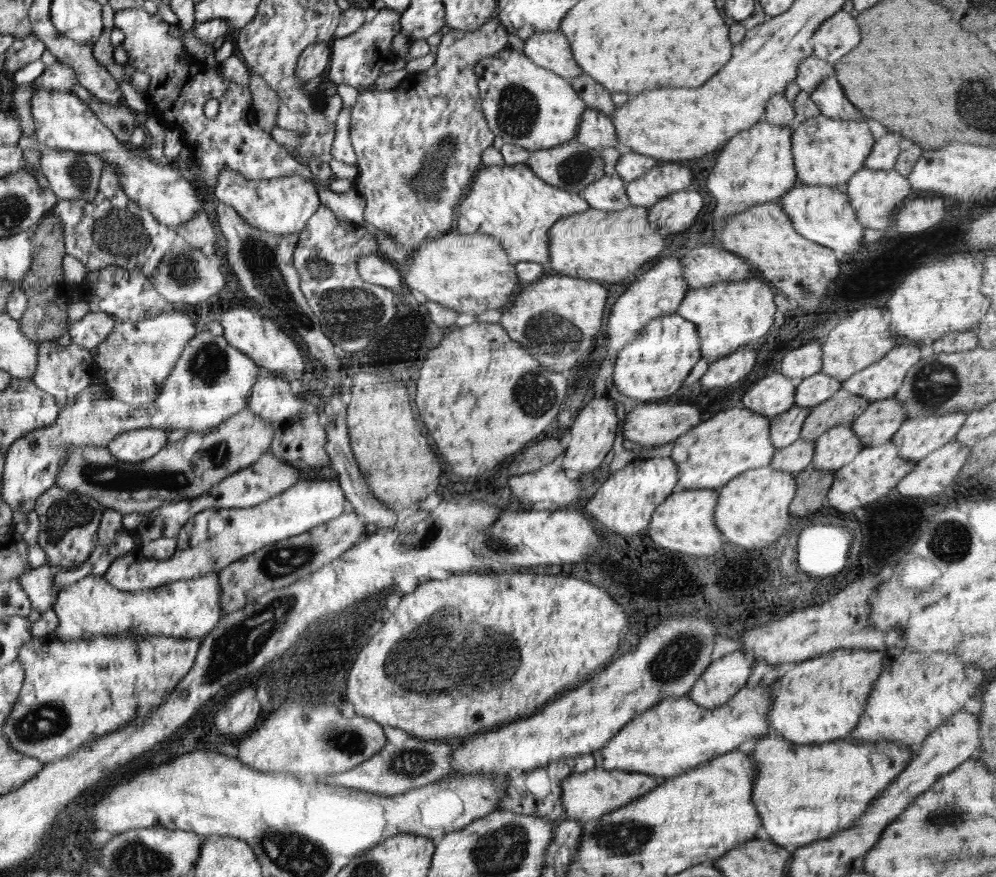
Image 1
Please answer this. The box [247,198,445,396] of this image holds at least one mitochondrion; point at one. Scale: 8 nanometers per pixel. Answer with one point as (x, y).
(331, 301)

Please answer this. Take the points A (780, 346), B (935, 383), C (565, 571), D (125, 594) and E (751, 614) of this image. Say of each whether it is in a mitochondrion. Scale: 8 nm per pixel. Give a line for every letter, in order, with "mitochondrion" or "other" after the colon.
A: other
B: mitochondrion
C: other
D: other
E: other

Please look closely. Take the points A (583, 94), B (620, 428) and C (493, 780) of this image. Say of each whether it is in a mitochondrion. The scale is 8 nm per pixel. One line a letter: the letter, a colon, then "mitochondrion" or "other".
A: other
B: other
C: other

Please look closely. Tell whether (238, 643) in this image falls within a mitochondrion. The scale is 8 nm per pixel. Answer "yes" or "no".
yes

